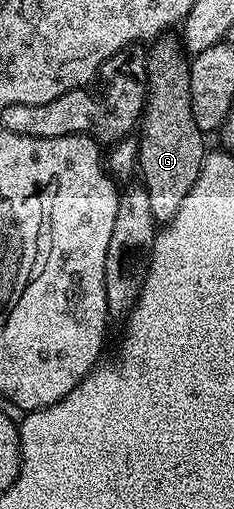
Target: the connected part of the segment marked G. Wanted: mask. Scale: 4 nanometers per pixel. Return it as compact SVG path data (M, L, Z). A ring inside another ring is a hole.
M167 33L155 40L148 51L146 77L146 109L140 120L140 144L137 170L142 171L140 182L148 193L152 217L159 224L169 223L184 205L184 197L192 193L196 177L200 177L202 163L208 154L204 132L192 117L192 89L190 88L190 59L177 38Z

